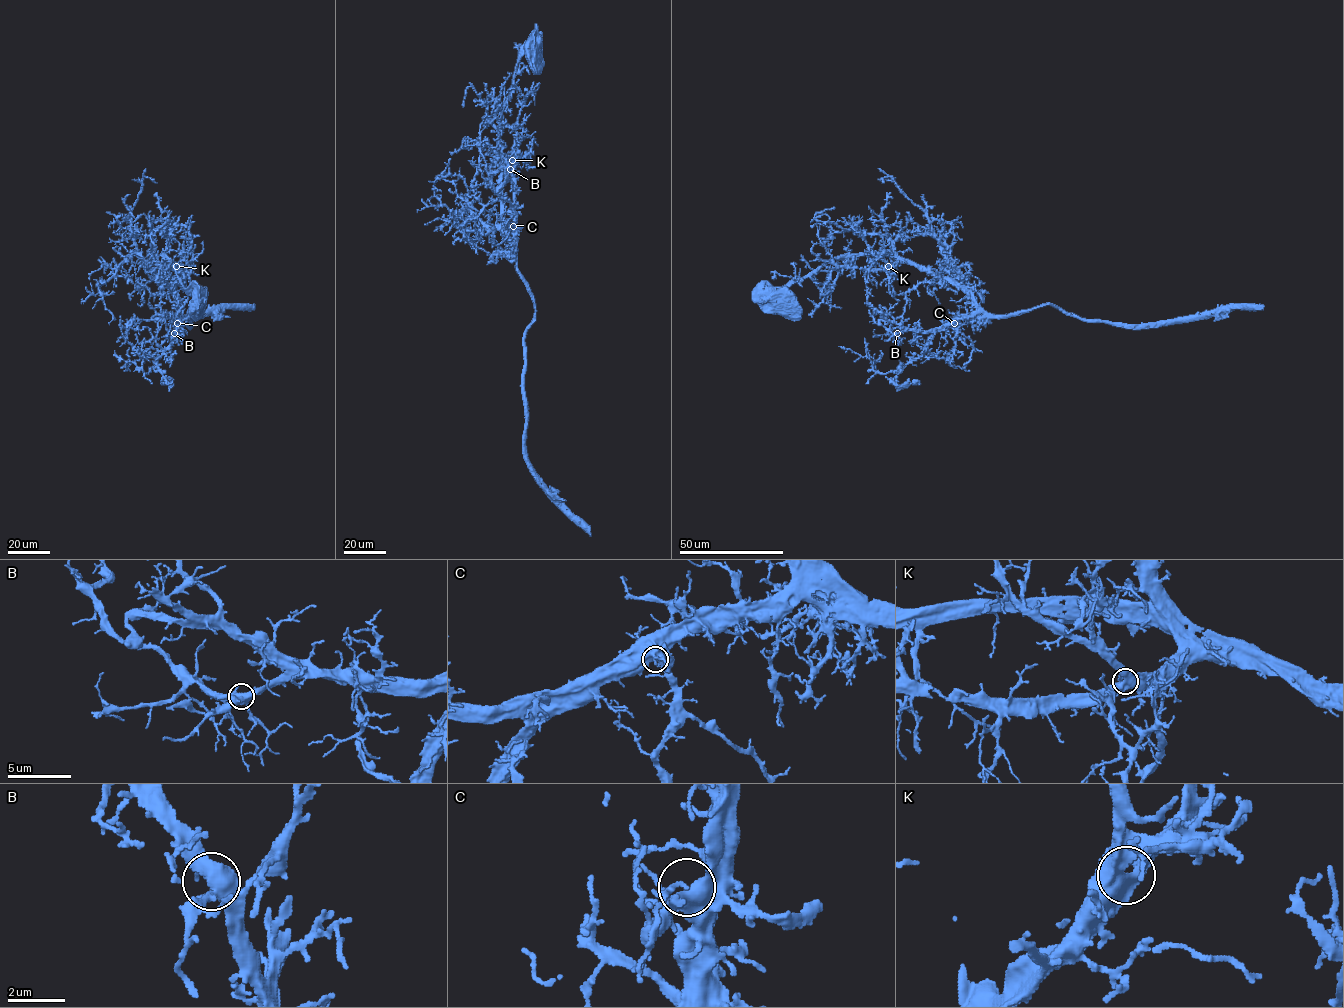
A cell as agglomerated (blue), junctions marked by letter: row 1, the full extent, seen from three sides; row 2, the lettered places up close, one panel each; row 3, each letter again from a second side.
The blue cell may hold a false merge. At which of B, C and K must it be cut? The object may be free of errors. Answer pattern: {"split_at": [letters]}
{"split_at": []}

